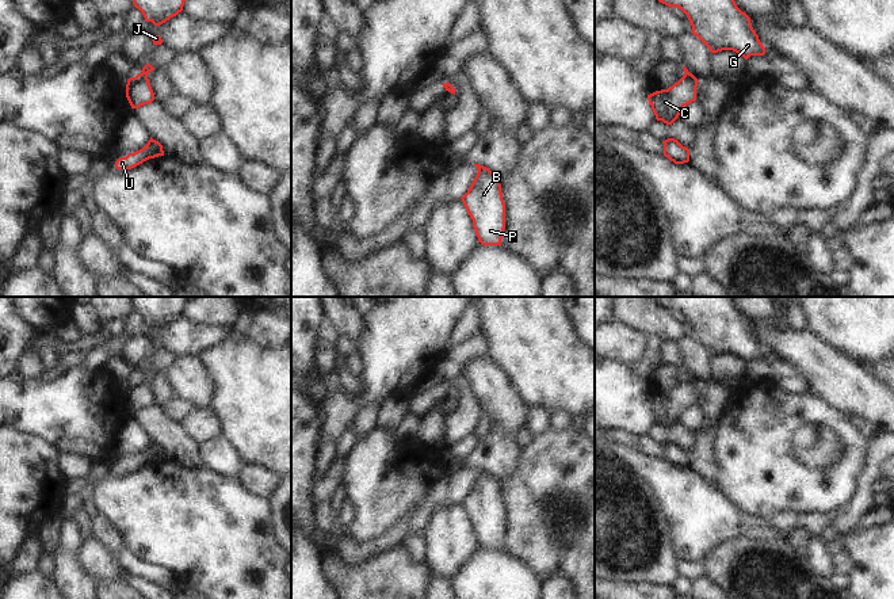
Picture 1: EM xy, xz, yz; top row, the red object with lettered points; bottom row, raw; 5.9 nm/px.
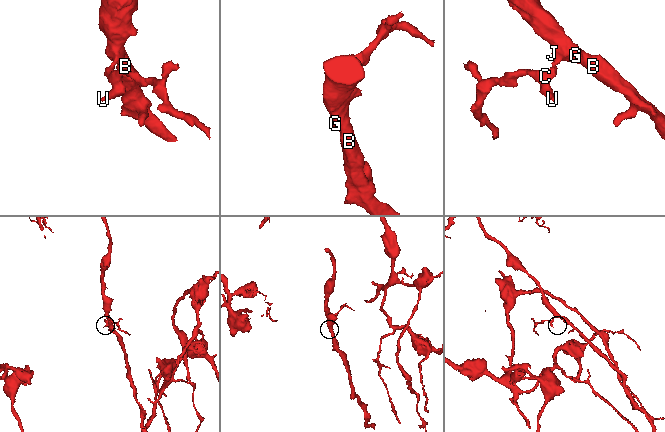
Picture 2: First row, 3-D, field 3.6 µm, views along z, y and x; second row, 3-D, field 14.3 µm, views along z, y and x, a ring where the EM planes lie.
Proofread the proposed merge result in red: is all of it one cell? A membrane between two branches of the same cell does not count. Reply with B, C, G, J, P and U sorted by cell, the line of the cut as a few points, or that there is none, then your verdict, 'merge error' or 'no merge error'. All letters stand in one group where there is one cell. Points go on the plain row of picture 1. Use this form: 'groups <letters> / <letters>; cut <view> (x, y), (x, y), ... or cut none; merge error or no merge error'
groups B C G J P U; cut none; no merge error

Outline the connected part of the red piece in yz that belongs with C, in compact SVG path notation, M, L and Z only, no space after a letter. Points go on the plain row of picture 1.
M685 370L684 379L668 393L647 398L647 404L657 424L672 428L684 409L696 404L698 382Z

